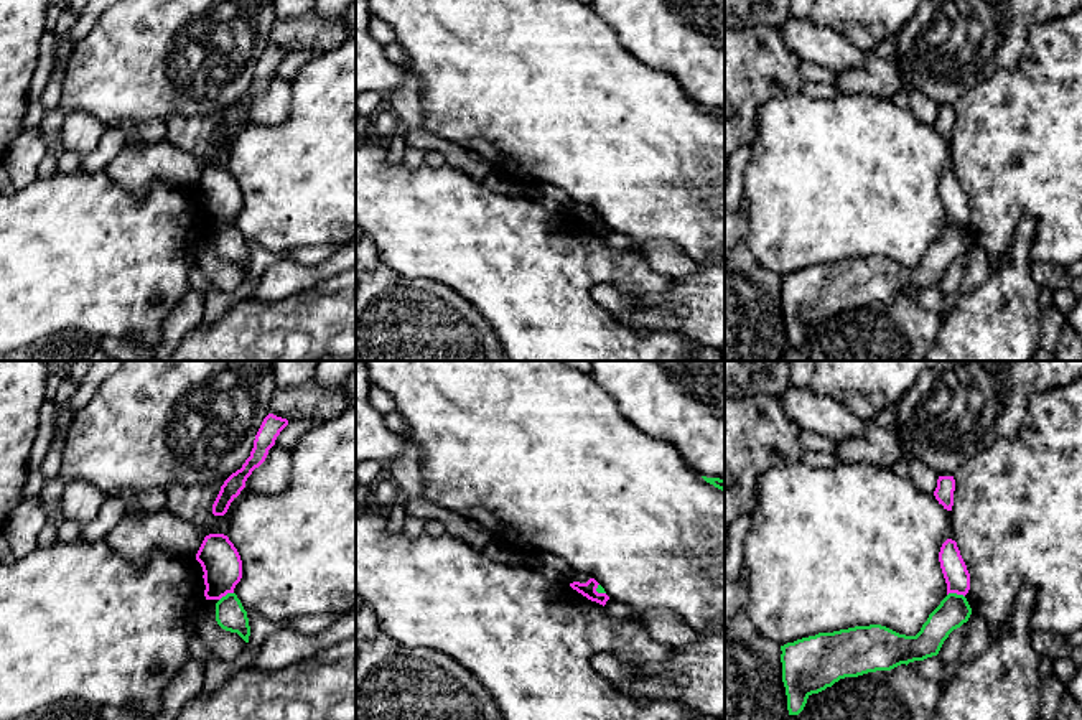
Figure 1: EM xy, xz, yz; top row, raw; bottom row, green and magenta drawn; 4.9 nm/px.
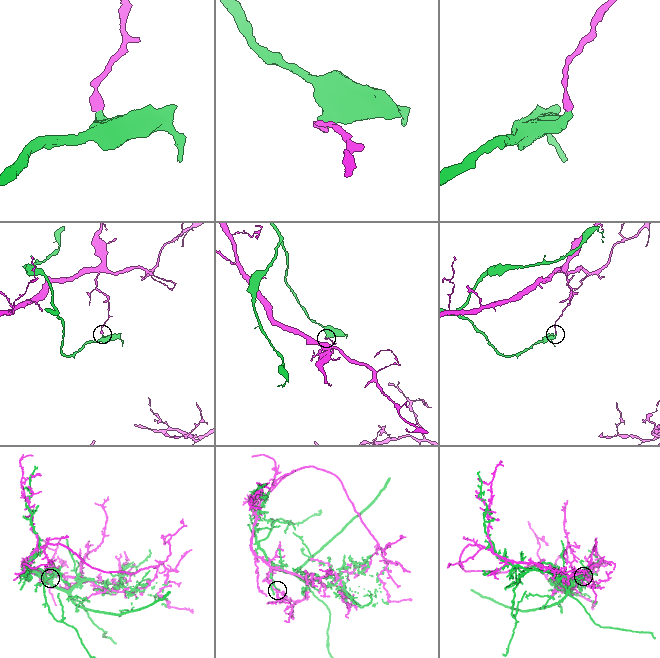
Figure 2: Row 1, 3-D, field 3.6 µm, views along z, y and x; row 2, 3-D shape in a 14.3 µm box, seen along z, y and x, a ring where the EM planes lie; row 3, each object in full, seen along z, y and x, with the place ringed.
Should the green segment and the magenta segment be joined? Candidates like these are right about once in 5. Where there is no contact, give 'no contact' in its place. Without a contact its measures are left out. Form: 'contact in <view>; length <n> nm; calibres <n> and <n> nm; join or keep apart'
contact in yz; length 90 nm; calibres 160 and 120 nm; keep apart

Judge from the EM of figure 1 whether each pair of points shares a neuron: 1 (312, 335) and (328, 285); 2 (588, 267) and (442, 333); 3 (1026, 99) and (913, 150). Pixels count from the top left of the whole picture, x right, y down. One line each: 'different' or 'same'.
1: different
2: different
3: different

